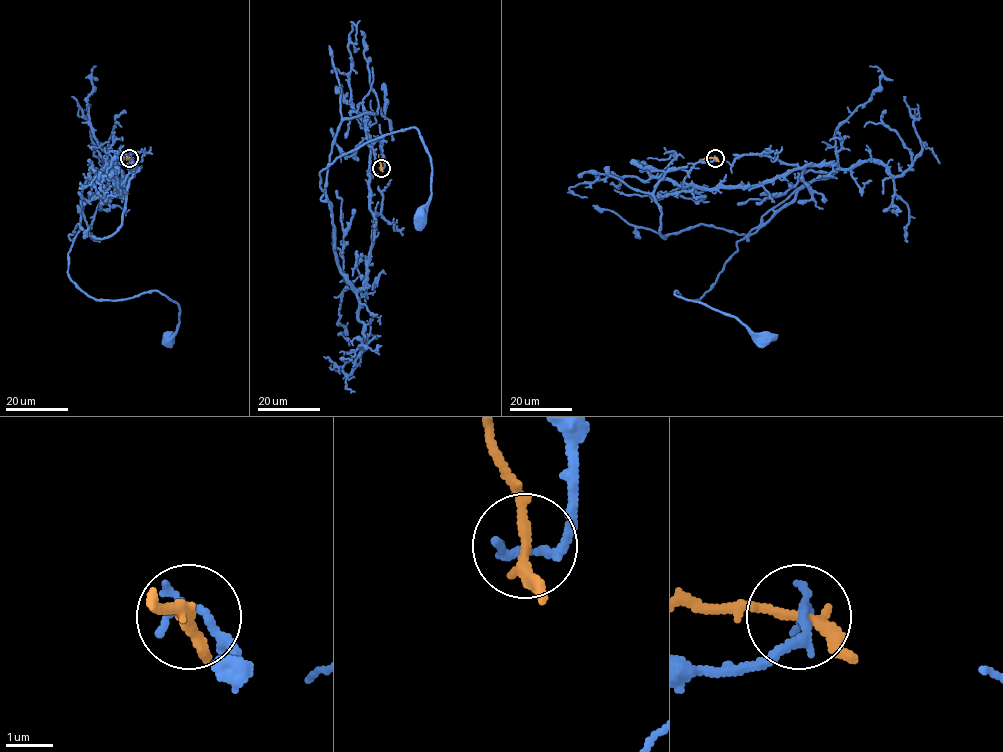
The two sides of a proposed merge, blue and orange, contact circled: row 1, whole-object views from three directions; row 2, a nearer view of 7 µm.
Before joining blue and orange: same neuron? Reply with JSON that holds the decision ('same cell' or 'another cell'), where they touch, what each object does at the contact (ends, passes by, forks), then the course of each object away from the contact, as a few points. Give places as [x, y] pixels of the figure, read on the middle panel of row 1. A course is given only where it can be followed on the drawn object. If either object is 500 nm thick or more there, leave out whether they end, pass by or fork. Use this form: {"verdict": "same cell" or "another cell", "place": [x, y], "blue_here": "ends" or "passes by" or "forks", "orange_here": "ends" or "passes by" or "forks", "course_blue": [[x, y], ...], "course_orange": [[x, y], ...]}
{"verdict": "another cell", "place": [381, 168], "blue_here": "passes by", "orange_here": "passes by", "course_blue": [[381, 168], [377, 137], [374, 239], [357, 289], [334, 252], [319, 172], [414, 127], [431, 166], [422, 214]], "course_orange": [[381, 168], [378, 154]]}

